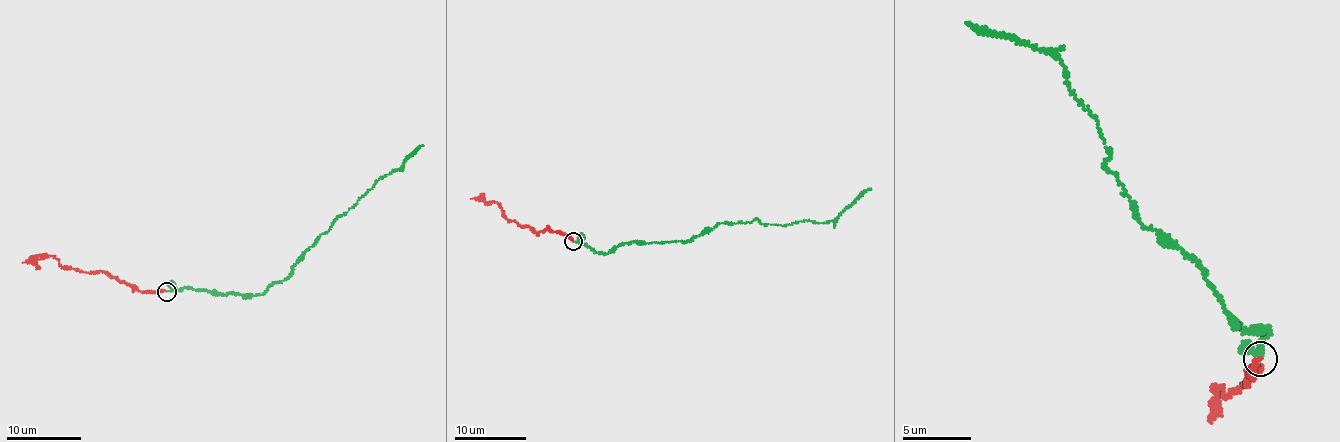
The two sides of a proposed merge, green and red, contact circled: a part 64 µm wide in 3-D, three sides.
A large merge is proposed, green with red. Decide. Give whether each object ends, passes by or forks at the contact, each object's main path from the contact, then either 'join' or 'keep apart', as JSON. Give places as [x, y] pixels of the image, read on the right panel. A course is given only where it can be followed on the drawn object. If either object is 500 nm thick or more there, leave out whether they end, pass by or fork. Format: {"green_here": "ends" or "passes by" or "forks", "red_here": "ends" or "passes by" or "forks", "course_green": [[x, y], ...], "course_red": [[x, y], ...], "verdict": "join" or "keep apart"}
{"green_here": "passes by", "red_here": "ends", "course_green": [[1260, 357], [1267, 330], [1243, 332], [1201, 269], [1139, 222], [1063, 65], [966, 22]], "course_red": [[1261, 358], [1255, 378], [1258, 372], [1250, 368], [1246, 384], [1224, 395], [1213, 388], [1222, 416]], "verdict": "join"}

